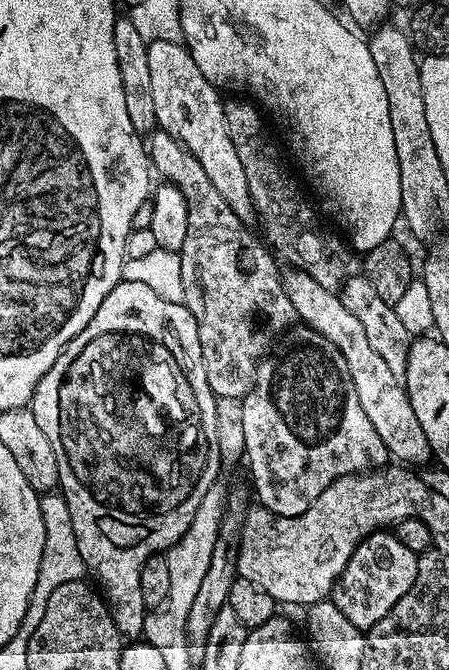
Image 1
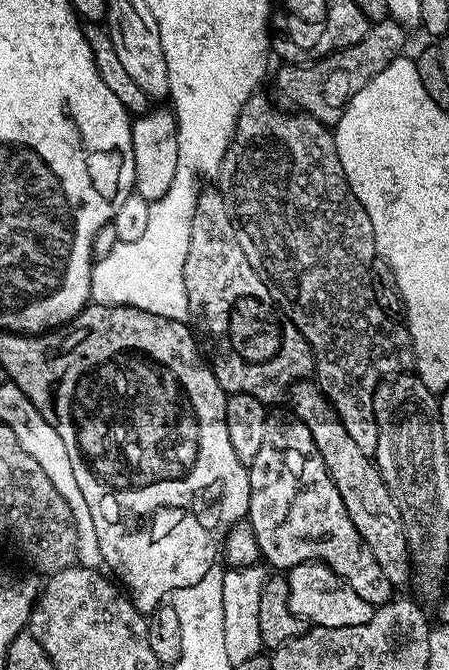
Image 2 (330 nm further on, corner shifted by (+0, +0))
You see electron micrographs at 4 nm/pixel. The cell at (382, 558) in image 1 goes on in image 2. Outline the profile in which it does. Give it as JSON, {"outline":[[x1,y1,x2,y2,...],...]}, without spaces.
{"outline":[[273,411,269,415,266,435,251,462,248,477,250,506,246,520,254,530,261,557,276,567,273,569,287,570,310,558,319,558,346,581,358,598,366,598,374,606,393,599,390,578,382,574,382,566,378,566,378,558,374,558,362,534,354,530,310,430,291,411]]}

